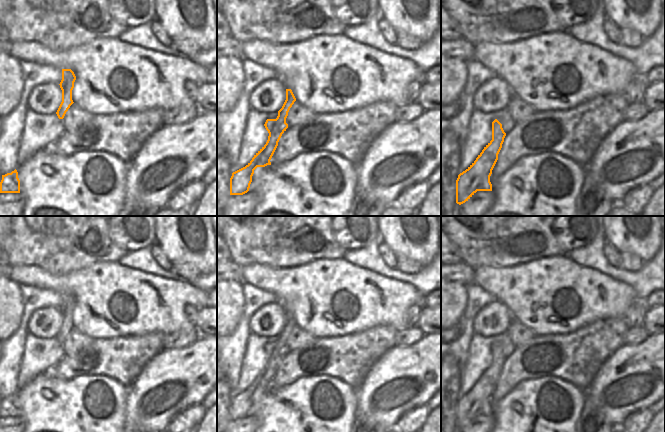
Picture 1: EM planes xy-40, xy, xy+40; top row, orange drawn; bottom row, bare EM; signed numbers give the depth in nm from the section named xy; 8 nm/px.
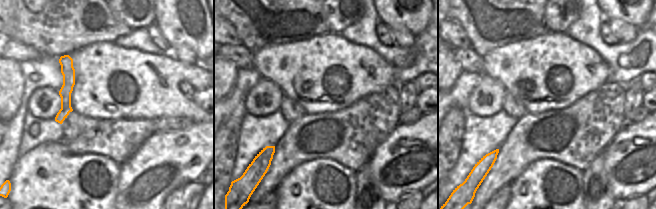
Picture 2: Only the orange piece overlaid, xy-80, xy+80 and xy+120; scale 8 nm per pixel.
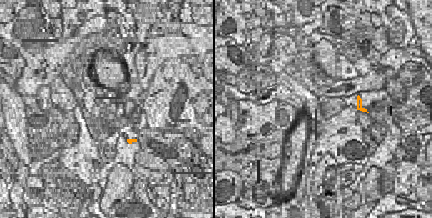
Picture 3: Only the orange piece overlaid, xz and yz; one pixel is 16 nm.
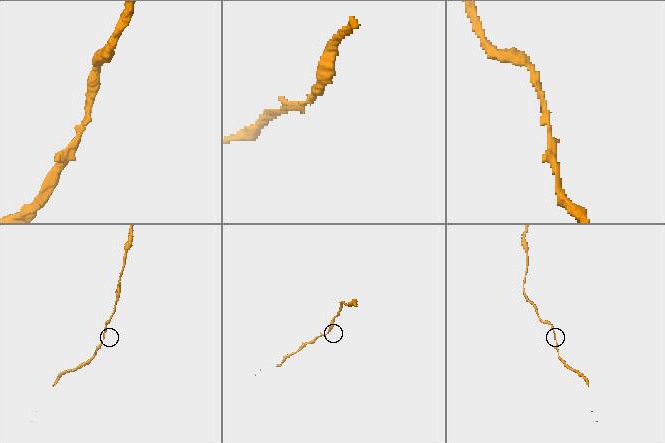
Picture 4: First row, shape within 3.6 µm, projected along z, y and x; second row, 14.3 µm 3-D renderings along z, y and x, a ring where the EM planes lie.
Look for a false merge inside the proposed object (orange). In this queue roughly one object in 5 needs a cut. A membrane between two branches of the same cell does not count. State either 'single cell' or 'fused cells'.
single cell

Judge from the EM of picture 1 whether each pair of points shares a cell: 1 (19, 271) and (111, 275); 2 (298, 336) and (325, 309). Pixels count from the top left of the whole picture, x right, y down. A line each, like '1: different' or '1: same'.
1: same
2: different

